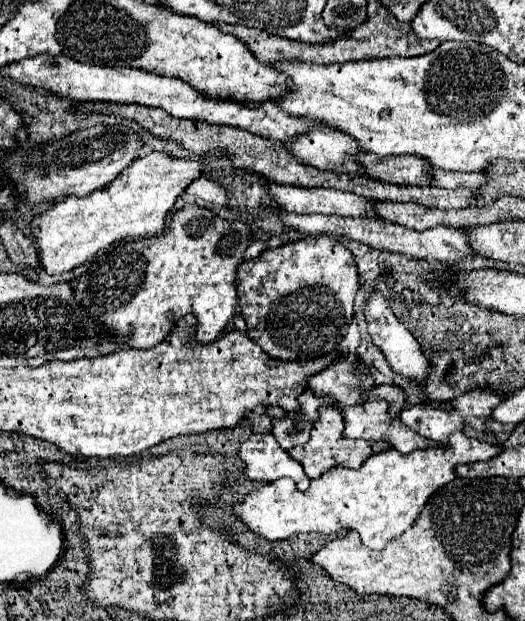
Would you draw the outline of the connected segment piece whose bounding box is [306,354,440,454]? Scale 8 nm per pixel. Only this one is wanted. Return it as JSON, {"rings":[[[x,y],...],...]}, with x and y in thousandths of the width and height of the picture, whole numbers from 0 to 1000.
{"rings":[[[651,570],[640,586],[621,589],[613,599],[590,605],[583,615],[583,625],[594,628],[602,638],[629,638],[636,641],[636,654],[651,663],[655,673],[655,702],[678,705],[678,709],[735,709],[747,721],[754,721],[762,731],[781,731],[796,721],[819,721],[838,718],[834,712],[823,712],[781,689],[773,689],[762,673],[747,673],[739,667],[739,647],[728,641],[705,641],[705,628],[716,622],[716,612],[705,599],[705,593],[690,580],[667,583],[659,570]]]}

